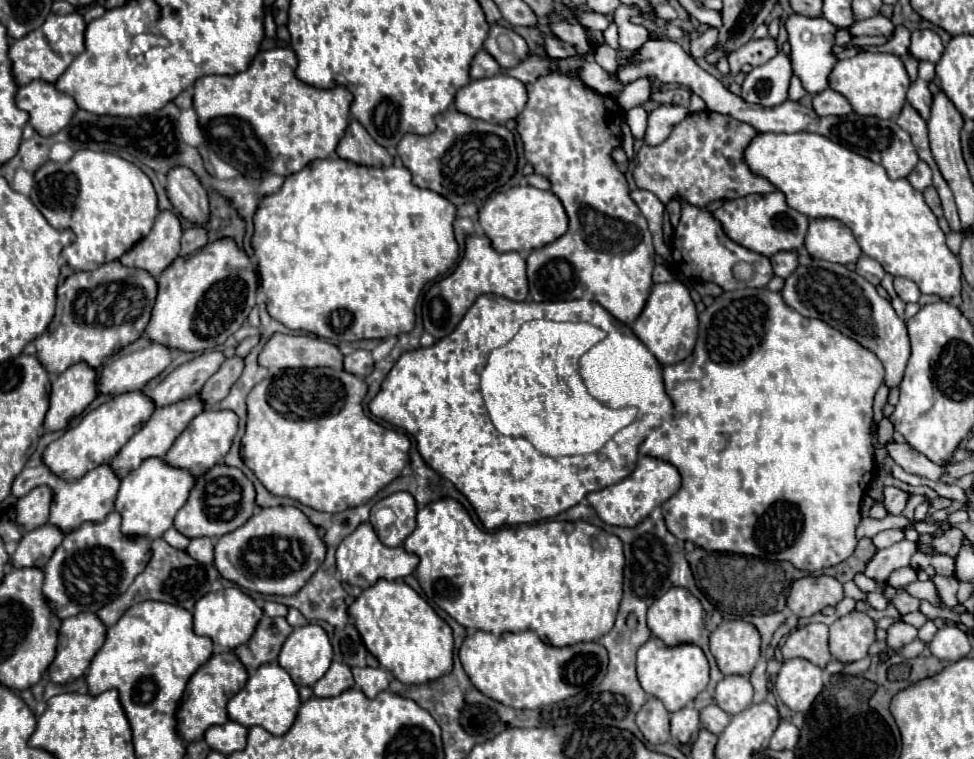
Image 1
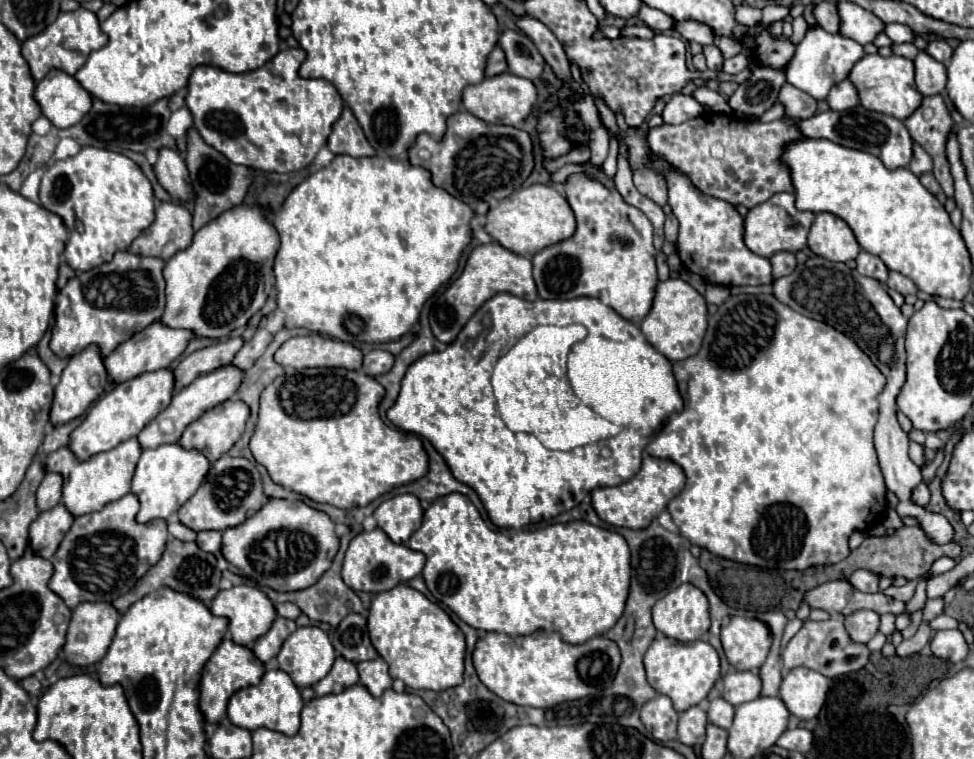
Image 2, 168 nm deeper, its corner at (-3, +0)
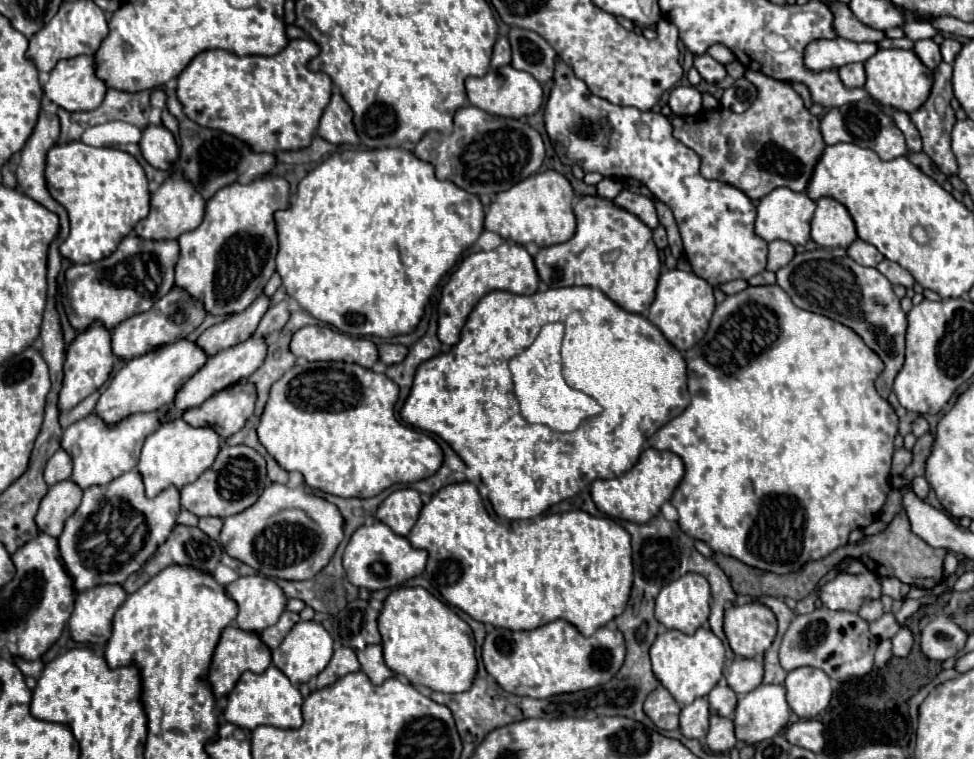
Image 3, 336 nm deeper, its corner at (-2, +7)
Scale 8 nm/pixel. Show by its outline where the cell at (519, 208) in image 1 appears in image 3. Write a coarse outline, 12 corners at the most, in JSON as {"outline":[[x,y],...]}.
{"outline":[[558,171],[494,197],[484,227],[538,247],[574,235],[574,189]]}

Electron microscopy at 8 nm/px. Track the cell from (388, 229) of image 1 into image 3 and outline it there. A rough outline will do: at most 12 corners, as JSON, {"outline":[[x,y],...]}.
{"outline":[[400,147],[340,151],[276,213],[288,297],[412,333],[484,231]]}

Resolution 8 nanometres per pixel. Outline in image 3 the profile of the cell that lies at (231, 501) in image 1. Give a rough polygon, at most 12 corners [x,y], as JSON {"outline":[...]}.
{"outline":[[246,445],[220,449],[210,469],[182,487],[198,517],[224,519],[254,505],[266,461]]}

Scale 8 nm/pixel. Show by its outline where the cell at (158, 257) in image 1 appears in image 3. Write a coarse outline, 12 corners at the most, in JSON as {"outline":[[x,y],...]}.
{"outline":[[182,171],[150,197],[134,233],[178,239],[202,223],[206,201]]}

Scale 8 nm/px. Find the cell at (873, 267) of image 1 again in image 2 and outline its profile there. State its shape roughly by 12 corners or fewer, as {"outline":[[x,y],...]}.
{"outline":[[865,250],[857,256],[863,276],[885,284],[889,270],[879,256]]}

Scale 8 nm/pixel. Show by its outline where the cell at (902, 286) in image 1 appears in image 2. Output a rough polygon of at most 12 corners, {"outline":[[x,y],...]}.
{"outline":[[889,272],[887,286],[907,294],[917,294],[907,276]]}

